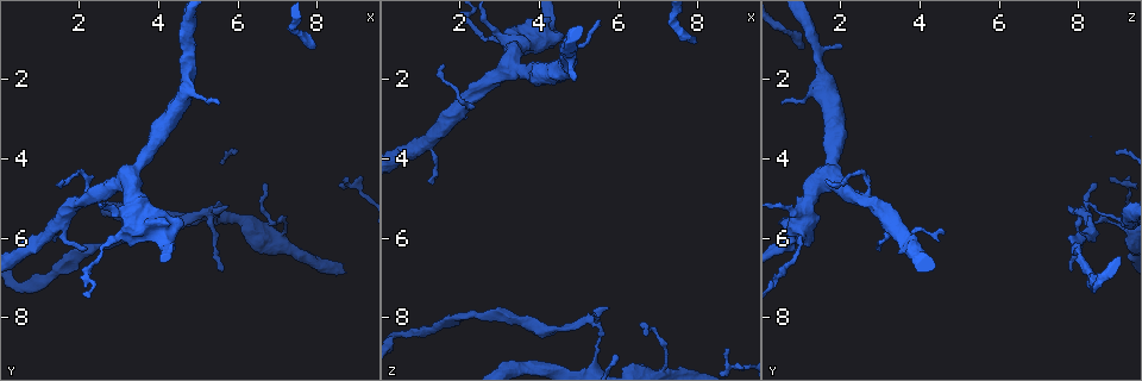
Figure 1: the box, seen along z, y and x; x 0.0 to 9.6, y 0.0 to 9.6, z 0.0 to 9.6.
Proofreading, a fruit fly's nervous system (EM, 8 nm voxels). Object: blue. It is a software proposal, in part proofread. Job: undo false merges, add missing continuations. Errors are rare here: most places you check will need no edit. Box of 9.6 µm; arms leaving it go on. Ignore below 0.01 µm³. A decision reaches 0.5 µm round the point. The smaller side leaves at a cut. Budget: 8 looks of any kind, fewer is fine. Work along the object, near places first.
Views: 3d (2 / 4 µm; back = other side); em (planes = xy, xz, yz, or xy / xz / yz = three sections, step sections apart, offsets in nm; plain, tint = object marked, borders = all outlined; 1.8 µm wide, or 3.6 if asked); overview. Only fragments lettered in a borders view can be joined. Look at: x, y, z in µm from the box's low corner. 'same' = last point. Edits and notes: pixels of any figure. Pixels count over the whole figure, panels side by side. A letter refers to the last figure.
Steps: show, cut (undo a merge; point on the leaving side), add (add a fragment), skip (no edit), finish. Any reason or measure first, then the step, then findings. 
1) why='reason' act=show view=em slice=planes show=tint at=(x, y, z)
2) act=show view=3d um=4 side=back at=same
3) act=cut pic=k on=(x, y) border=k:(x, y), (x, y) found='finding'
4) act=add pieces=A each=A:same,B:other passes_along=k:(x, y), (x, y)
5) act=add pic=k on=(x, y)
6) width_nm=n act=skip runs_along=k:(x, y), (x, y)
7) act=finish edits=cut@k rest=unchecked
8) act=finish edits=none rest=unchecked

act=show view=em slice=yz step=4 show=plain at=(1.50, 5.55, 3.25)

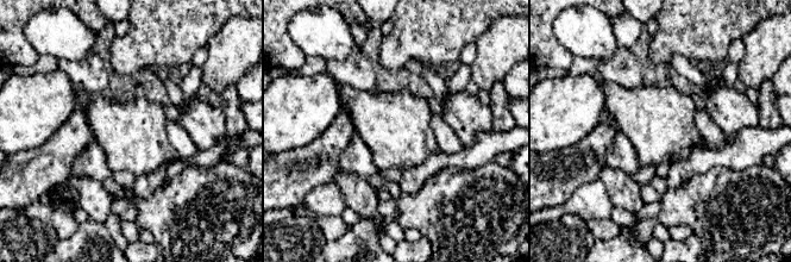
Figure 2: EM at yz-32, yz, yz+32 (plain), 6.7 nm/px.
why='what lies round it' act=show view=em slice=yz step=4 show=borders at=same

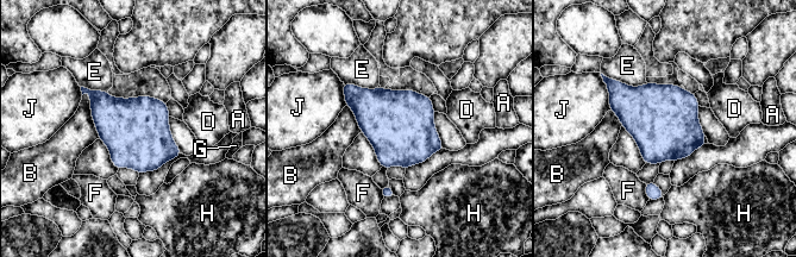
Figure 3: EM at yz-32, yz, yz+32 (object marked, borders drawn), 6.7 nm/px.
width_nm=440 act=skip each=A:other,B:other,D:other,E:other,F:other,G:other,H:other,J:other border=3:(83, 93), (89, 98), (99, 138) found='all the same cell'

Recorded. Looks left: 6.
why='an open end' act=show view=3d um=4 at=(8.85, 4.50, 8.80)

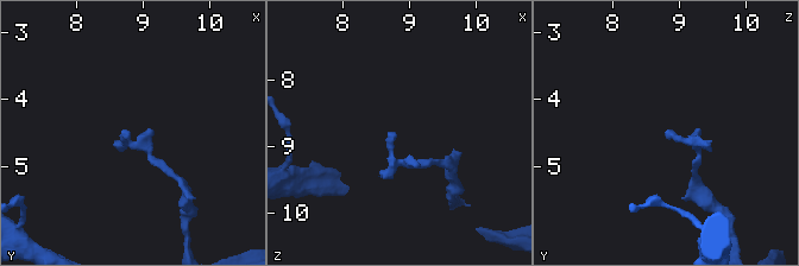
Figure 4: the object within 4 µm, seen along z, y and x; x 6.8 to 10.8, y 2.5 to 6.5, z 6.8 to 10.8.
act=show view=em slice=planes show=borders at=(8.80, 4.45, 8.80)

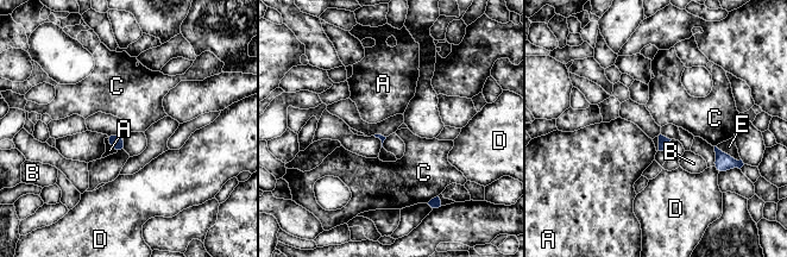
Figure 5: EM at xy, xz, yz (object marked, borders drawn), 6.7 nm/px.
longest_contact=E:160nm act=skip each=A:other,B:other,C:other,D:other,E:other border=5:(105, 138), (117, 151) found='none of them fits'

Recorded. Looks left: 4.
why='calibre changes' act=show view=em slice=yz step=8 show=tint at=(7.20, 5.75, 9.20)

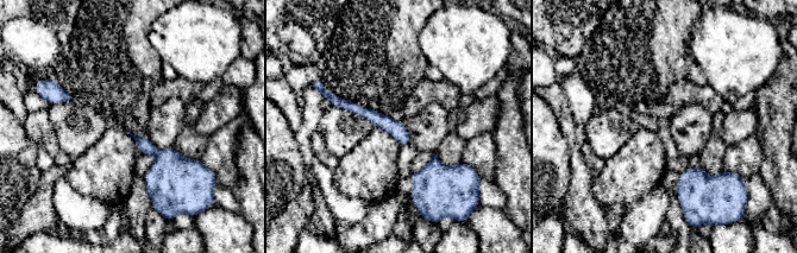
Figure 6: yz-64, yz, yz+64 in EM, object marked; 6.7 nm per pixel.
why='see the neighbours' act=show view=em slice=yz step=8 show=borders at=same

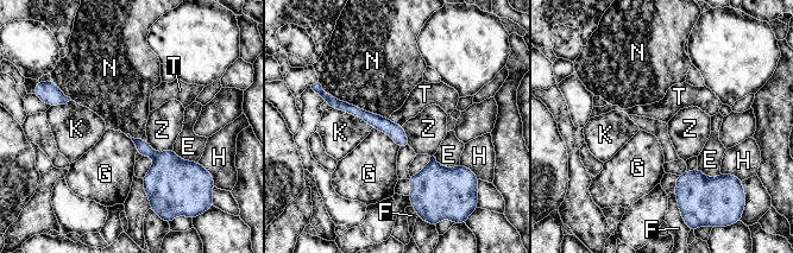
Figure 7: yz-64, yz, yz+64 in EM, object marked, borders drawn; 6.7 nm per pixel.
act=skip each=E:other,F:other,G:other,H:other,K:other,N:other,T:other,Z:other found='continuous, no second cell'

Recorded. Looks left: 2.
why='branch stops here' act=show view=3d um=2 side=back at=(7.90, 1.25, 1.15)

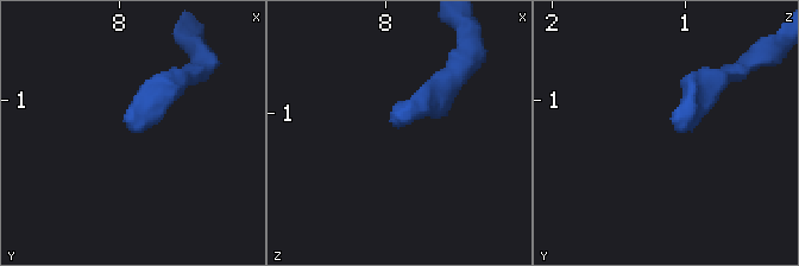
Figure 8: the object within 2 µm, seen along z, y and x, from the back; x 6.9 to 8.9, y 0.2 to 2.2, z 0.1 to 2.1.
why='need the tissue' act=show view=em slice=planes show=borders at=(7.90, 1.24, 1.08)

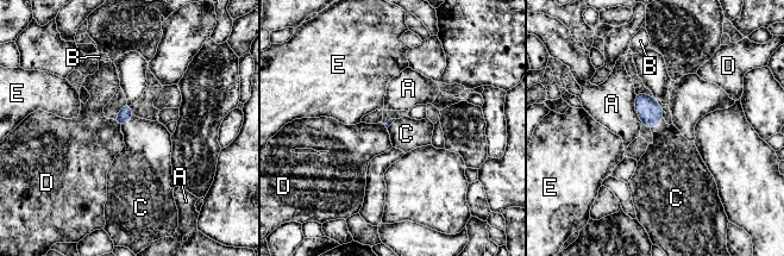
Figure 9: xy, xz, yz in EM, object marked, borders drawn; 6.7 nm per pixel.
longest_contact=A:220nm act=add pieces=C each=A:other,B:other,C:same,D:other,E:other passes_along=9:(650, 112), (657, 125), (670, 160) found='the cell continues'

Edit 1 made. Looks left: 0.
act=finish edits=add@9 rest=unchecked

